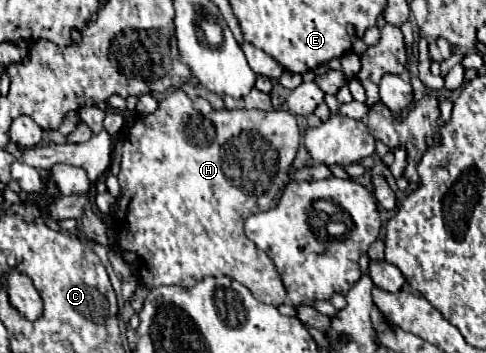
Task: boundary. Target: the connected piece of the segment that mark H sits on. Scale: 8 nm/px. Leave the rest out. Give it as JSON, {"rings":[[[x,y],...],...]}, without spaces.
{"rings":[[[175,89],[171,91],[169,97],[165,97],[163,101],[159,101],[157,111],[141,117],[133,129],[129,131],[129,137],[123,145],[123,159],[121,159],[121,171],[117,175],[119,185],[121,185],[121,195],[117,197],[117,207],[115,207],[115,219],[119,221],[121,233],[117,235],[121,251],[123,251],[123,259],[129,263],[133,275],[149,289],[159,287],[159,285],[181,285],[181,287],[193,287],[195,283],[199,283],[205,277],[233,277],[235,281],[243,283],[259,301],[269,303],[269,305],[281,305],[287,301],[287,293],[285,293],[285,285],[273,265],[273,261],[267,257],[265,251],[259,251],[257,245],[253,241],[249,241],[245,237],[243,231],[243,223],[249,215],[253,215],[255,211],[265,211],[277,205],[285,185],[289,183],[289,169],[291,163],[297,155],[299,149],[299,127],[295,117],[289,111],[245,111],[245,109],[235,109],[235,111],[211,111],[209,115],[201,115],[195,107],[193,101],[185,95],[185,91]]]}

